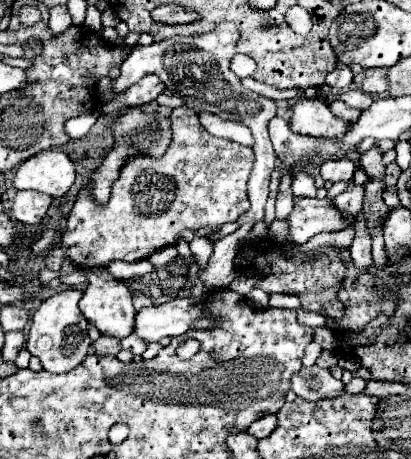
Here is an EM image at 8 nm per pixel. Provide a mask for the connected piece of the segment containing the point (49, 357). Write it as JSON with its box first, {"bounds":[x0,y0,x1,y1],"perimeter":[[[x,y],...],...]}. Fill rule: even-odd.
{"bounds":[26,288,90,372],"perimeter":[[[68,288],[62,290],[54,296],[50,296],[48,300],[44,300],[38,310],[34,312],[32,318],[32,326],[28,332],[28,342],[26,342],[26,350],[40,358],[42,366],[48,372],[68,372],[70,368],[78,366],[90,348],[90,338],[86,336],[88,330],[88,322],[84,320],[80,308],[78,308],[78,300],[82,298],[82,292],[76,288]]]}

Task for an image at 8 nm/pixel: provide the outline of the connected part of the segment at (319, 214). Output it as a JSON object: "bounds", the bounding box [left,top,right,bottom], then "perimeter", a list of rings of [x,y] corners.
{"bounds":[288,198,346,244],"perimeter":[[[300,198],[288,216],[288,242],[302,244],[318,232],[336,232],[344,226],[346,222],[328,198]]]}

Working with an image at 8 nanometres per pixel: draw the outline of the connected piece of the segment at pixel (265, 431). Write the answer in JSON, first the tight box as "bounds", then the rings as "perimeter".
{"bounds":[248,414,276,440],"perimeter":[[[272,414],[272,416],[262,416],[260,420],[254,420],[254,422],[250,424],[248,432],[260,440],[260,438],[268,436],[274,428],[276,428],[276,414]]]}

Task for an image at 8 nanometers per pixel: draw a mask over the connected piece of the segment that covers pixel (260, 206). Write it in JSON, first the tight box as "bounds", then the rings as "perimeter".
{"bounds":[114,24,276,288],"perimeter":[[[220,24],[216,30],[198,34],[198,36],[174,36],[162,42],[154,42],[150,46],[134,46],[128,54],[128,58],[120,66],[120,78],[114,80],[114,94],[124,92],[132,84],[136,84],[146,74],[156,74],[166,88],[184,100],[184,106],[192,108],[196,114],[210,112],[220,116],[222,120],[238,120],[244,126],[252,130],[254,136],[254,168],[248,180],[248,196],[250,196],[250,210],[240,214],[236,220],[240,228],[232,232],[230,236],[224,236],[214,244],[214,254],[206,264],[206,270],[198,272],[200,280],[206,284],[206,288],[228,288],[232,278],[236,276],[234,270],[234,256],[238,254],[238,244],[244,242],[244,236],[252,230],[252,226],[264,218],[264,204],[268,198],[268,184],[270,174],[274,170],[276,152],[272,148],[272,142],[268,138],[268,122],[276,116],[276,104],[274,100],[268,100],[256,92],[250,92],[242,86],[240,78],[230,70],[230,60],[234,56],[234,46],[238,42],[238,30],[234,24]]]}

